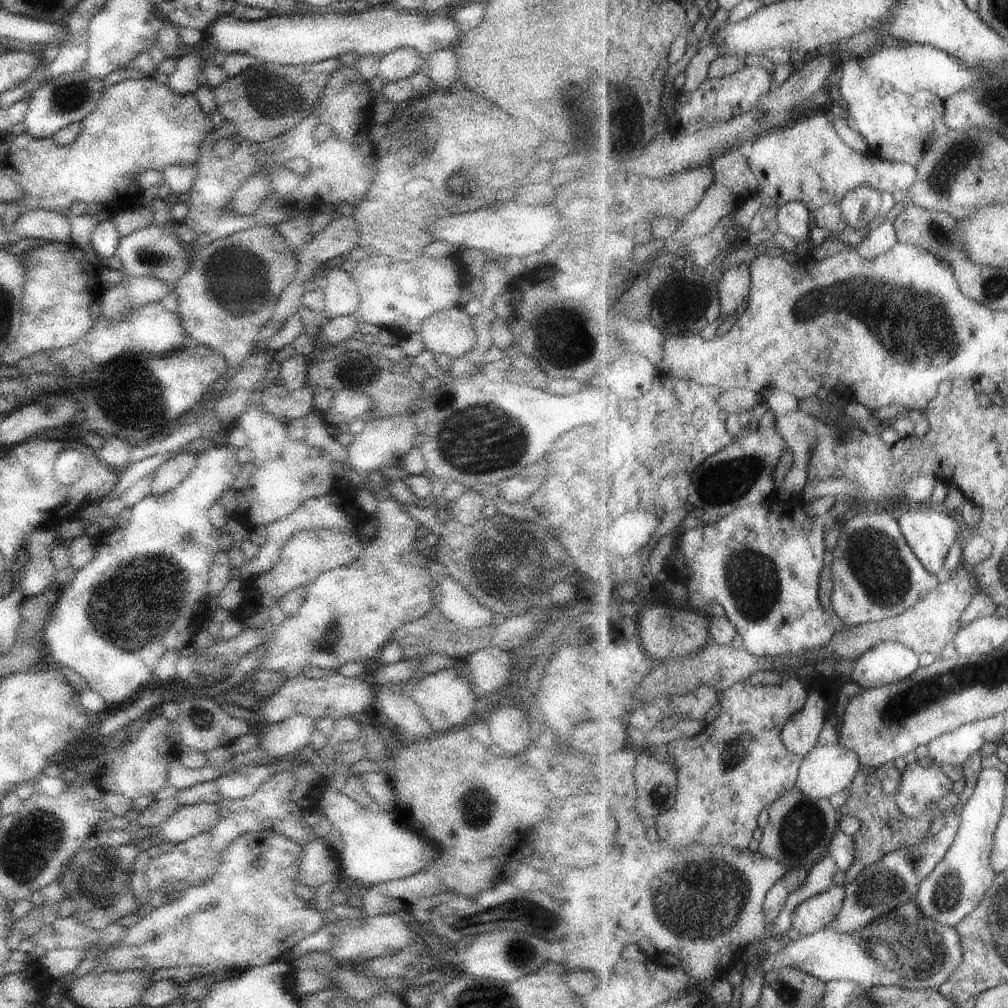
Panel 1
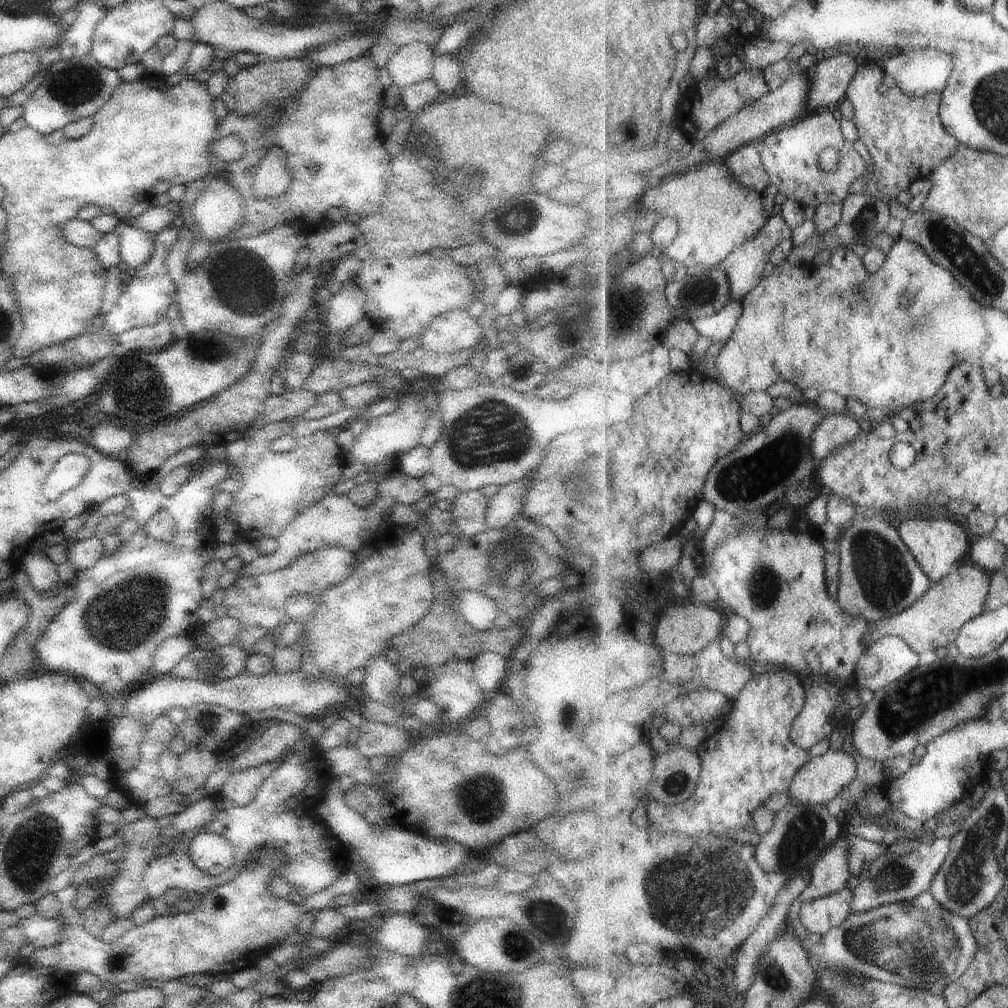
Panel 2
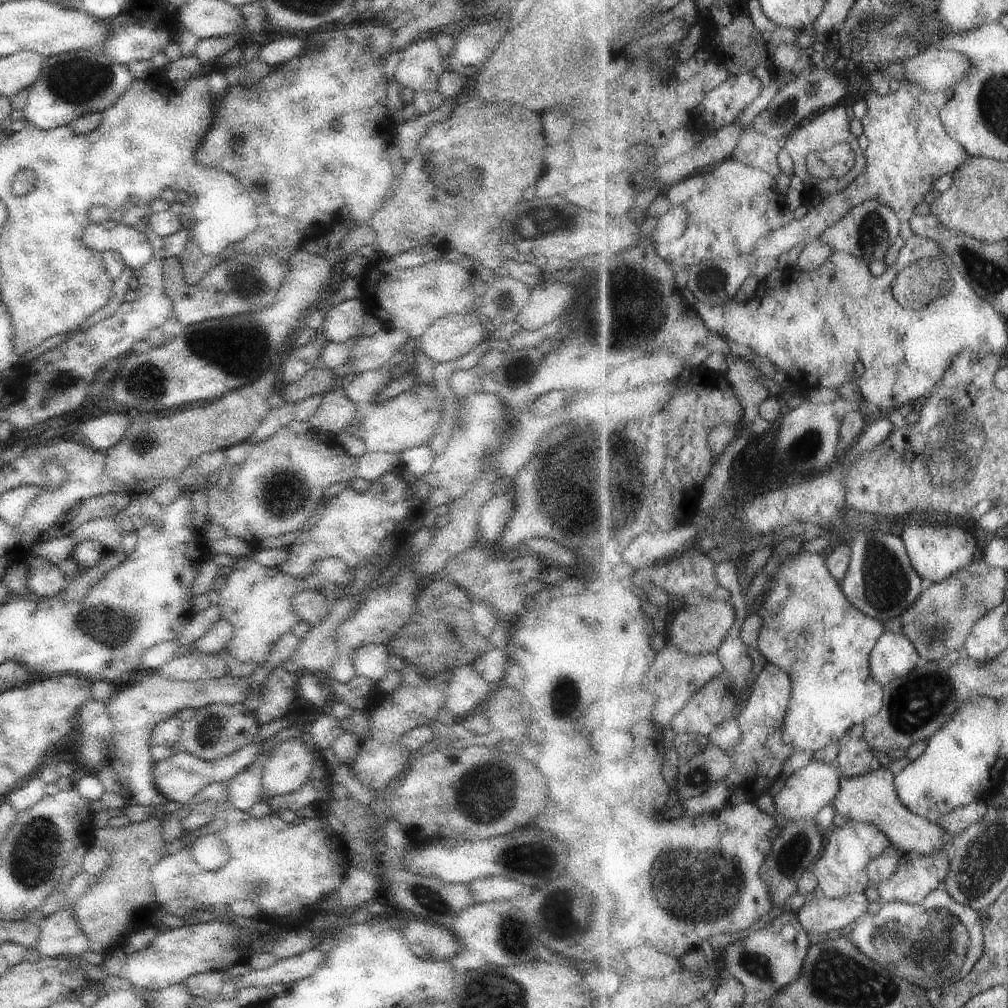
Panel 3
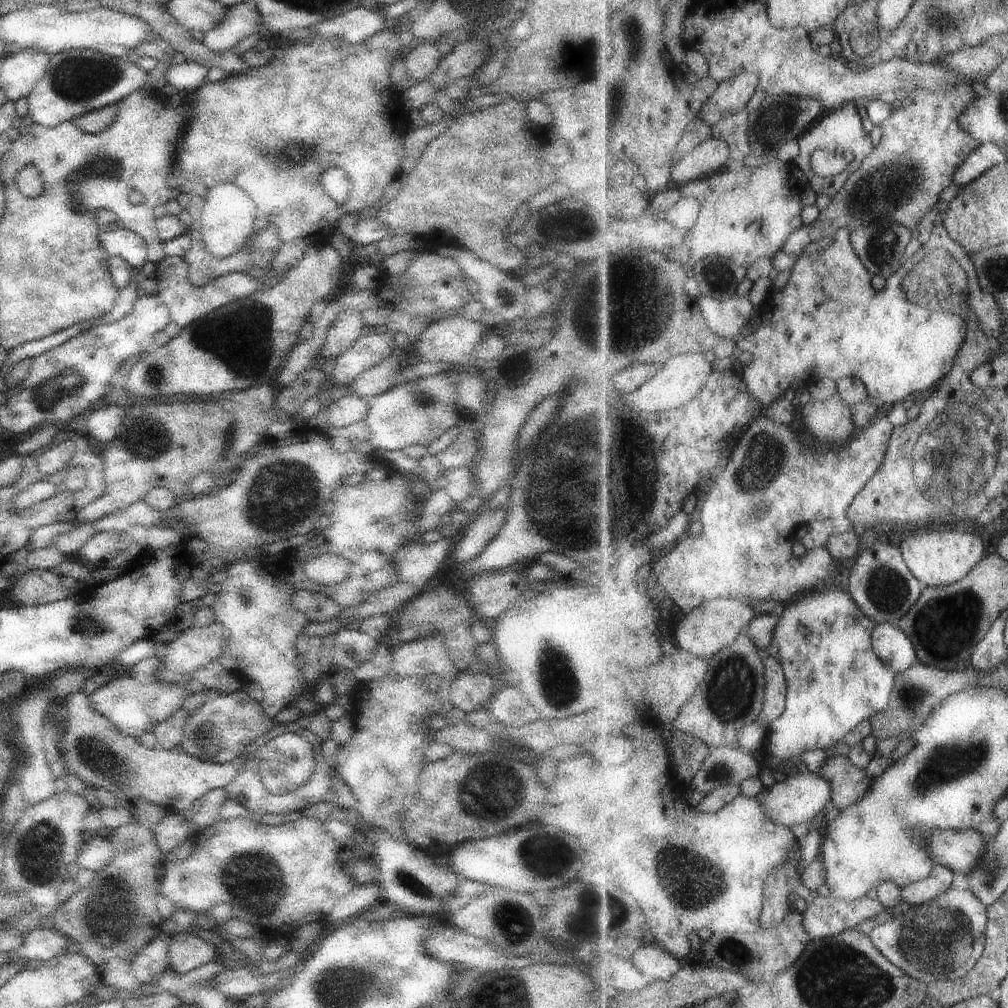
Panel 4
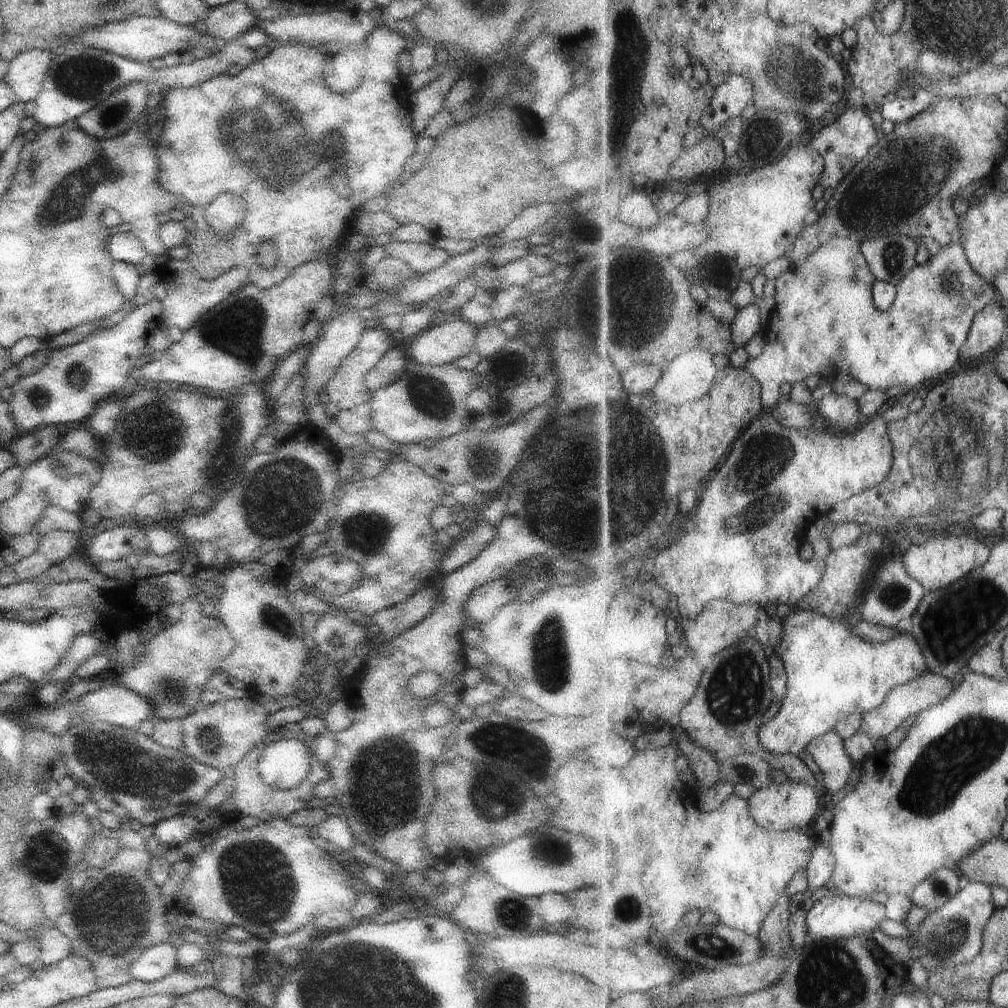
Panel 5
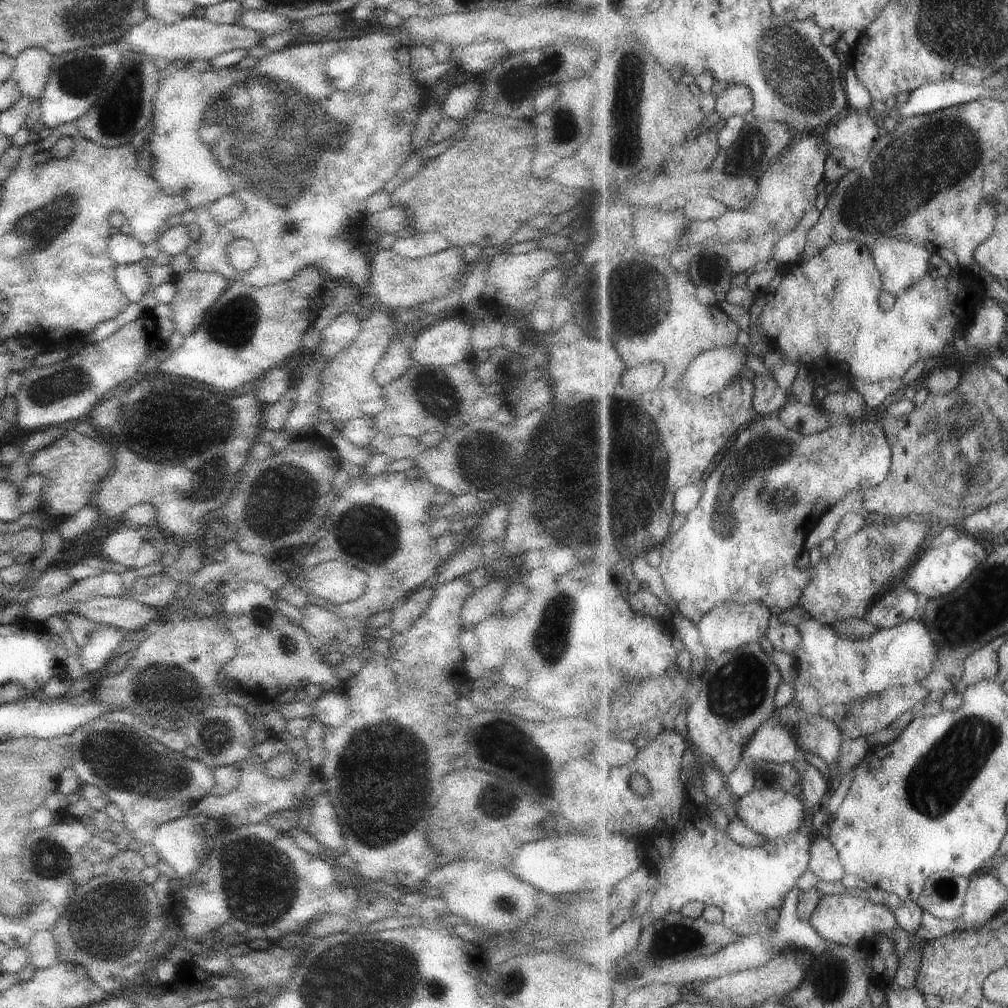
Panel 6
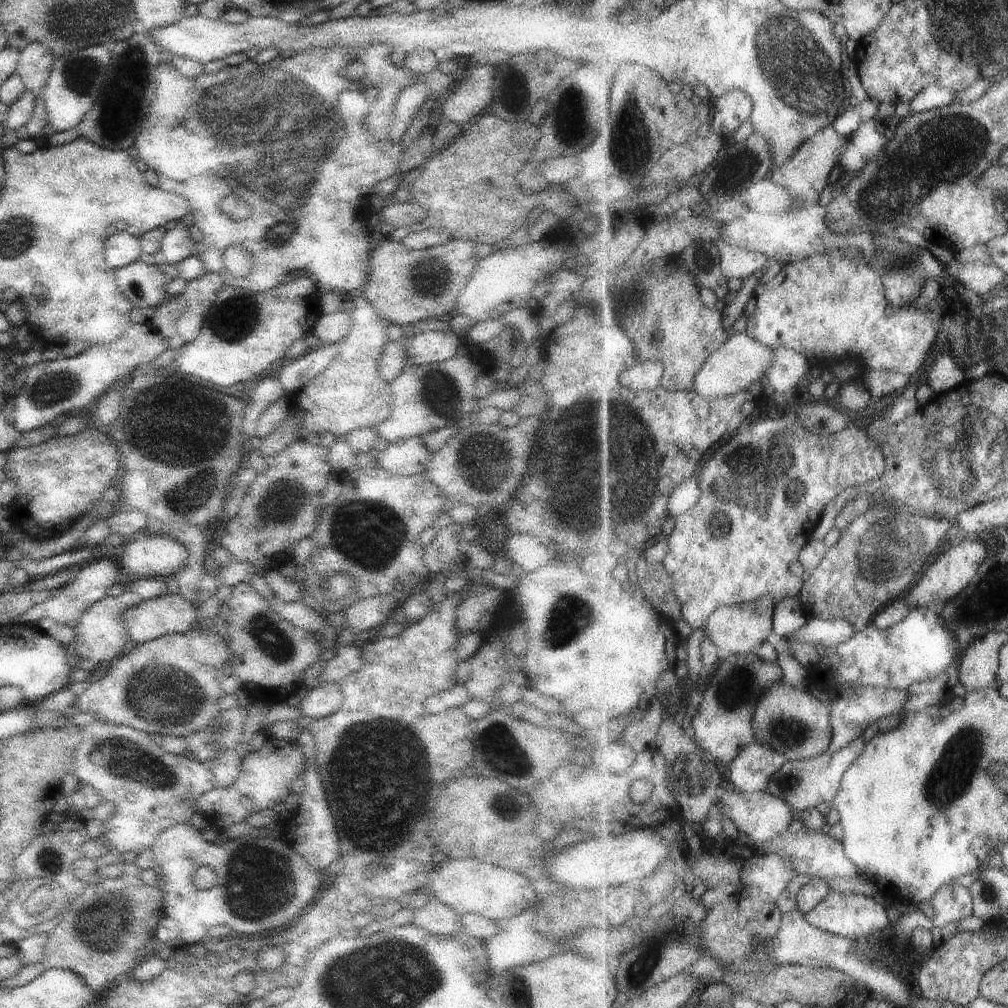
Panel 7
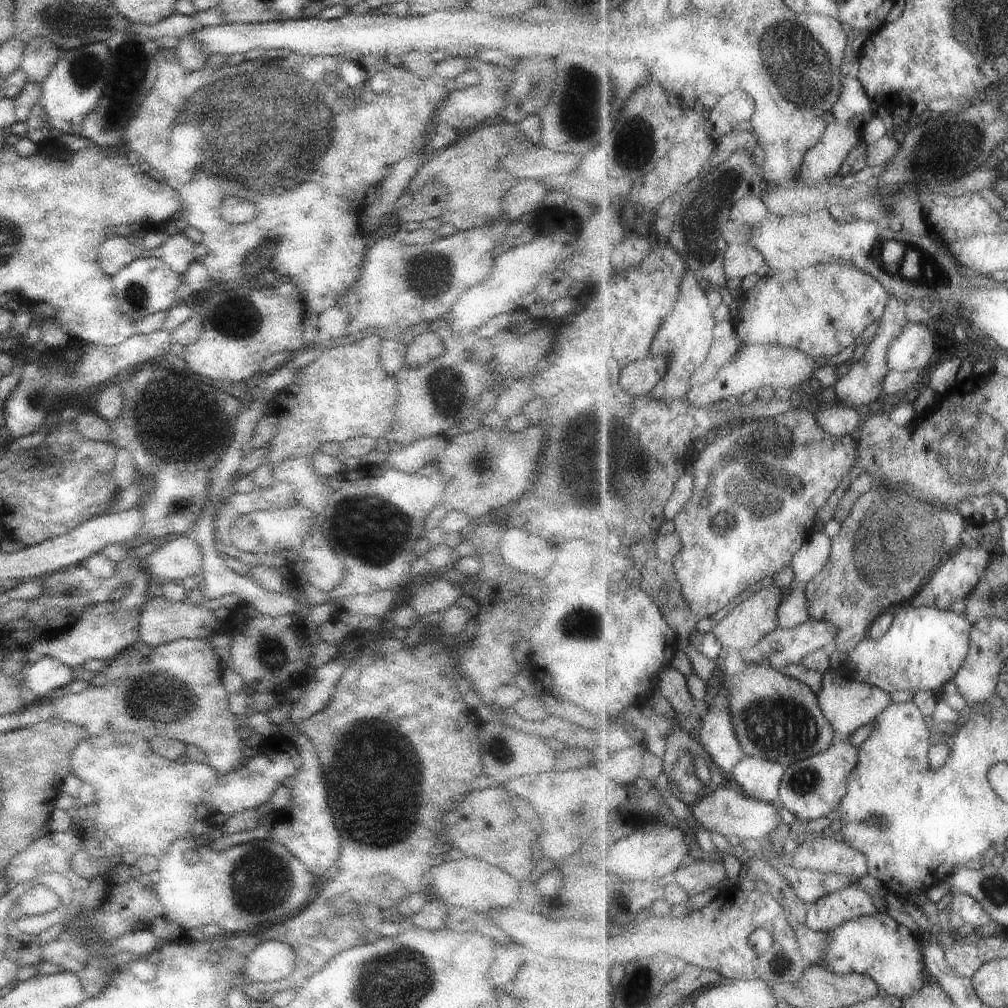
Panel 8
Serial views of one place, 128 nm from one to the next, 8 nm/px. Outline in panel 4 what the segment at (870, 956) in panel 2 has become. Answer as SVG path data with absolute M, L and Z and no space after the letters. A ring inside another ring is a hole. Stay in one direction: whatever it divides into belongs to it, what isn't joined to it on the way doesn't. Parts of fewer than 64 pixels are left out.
M951 887L935 900L877 925L868 936L889 962L912 977L927 984L951 981L968 975L983 956L988 920L988 907L977 894L968 887Z

